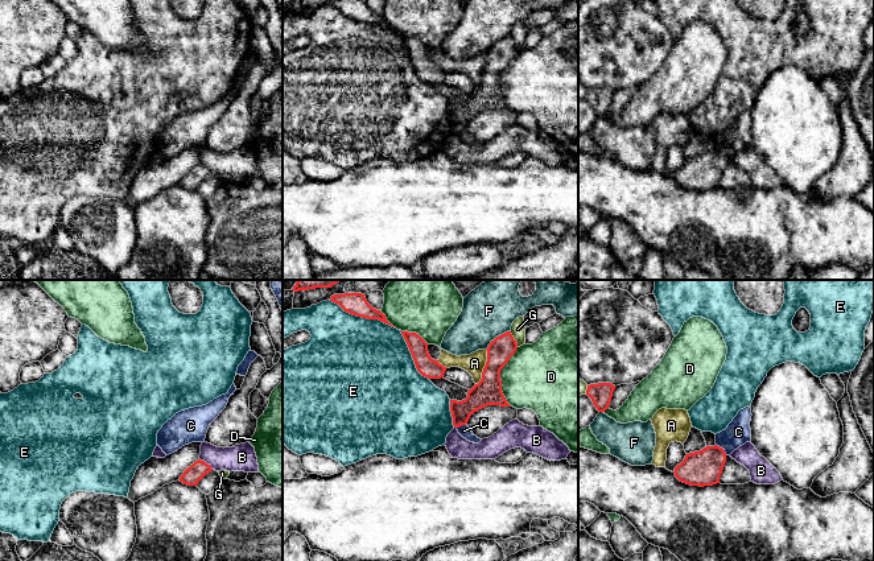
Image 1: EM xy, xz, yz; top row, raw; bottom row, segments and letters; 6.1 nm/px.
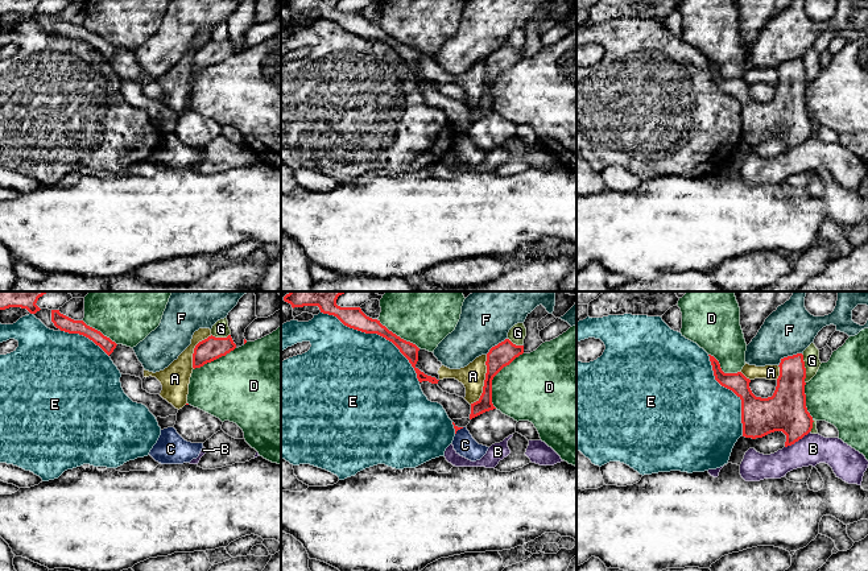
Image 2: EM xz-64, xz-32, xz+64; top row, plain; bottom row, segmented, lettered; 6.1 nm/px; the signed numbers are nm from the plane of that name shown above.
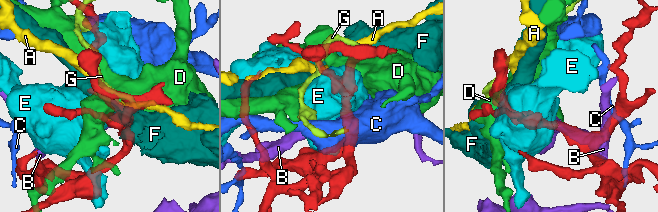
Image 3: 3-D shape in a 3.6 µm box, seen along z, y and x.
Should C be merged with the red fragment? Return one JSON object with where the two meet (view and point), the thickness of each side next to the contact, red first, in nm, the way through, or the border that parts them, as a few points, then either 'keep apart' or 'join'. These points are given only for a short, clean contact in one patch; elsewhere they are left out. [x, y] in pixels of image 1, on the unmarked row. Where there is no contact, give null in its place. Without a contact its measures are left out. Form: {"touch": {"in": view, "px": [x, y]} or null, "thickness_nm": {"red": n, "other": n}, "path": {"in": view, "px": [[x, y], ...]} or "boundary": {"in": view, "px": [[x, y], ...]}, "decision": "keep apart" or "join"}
{"touch": {"in": "yz", "px": [722, 153]}, "thickness_nm": {"red": 220, "other": 150}, "boundary": {"in": "yz", "px": [[716, 148], [726, 159]]}, "decision": "keep apart"}

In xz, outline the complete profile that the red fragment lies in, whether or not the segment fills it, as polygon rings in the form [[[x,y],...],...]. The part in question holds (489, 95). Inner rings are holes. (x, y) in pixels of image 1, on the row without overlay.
[[[511,36],[491,45],[486,53],[487,66],[481,86],[469,94],[465,104],[450,104],[454,132],[466,129],[474,116],[487,110],[511,111],[502,96],[500,74],[507,69],[516,53],[518,48]]]

